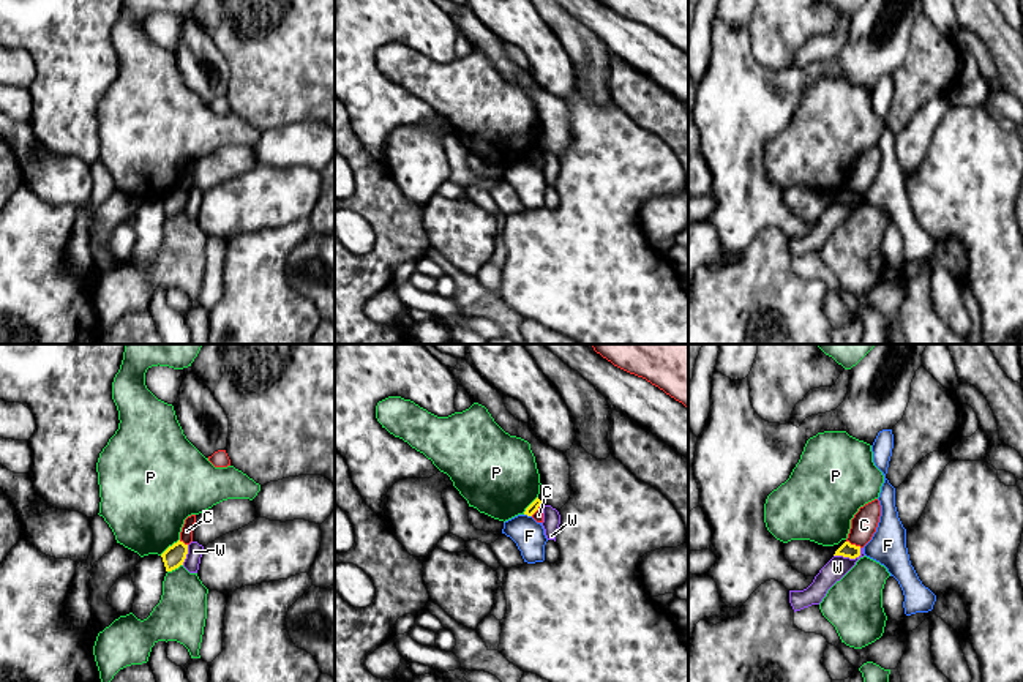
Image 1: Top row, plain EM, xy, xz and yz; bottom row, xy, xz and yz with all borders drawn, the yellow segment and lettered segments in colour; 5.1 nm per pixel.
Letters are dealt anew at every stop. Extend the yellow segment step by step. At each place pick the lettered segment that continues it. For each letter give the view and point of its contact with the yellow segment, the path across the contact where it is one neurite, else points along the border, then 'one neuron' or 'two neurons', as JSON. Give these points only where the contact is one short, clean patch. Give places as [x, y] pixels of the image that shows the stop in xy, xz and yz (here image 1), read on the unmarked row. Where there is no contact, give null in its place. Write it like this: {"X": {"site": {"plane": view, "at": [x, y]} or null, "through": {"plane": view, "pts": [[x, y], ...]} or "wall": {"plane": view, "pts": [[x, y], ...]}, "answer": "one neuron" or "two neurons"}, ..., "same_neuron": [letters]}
{"C": {"site": {"plane": "yz", "at": [854, 191]}, "wall": {"plane": "yz", "pts": [[846, 187], [861, 193]]}, "answer": "two neurons"}, "F": {"site": {"plane": "xz", "at": [528, 161]}, "wall": {"plane": "xz", "pts": [[524, 160], [531, 163]]}, "answer": "two neurons"}, "P": {"site": {"plane": "xy", "at": [169, 193]}, "answer": "two neurons"}, "W": {"site": {"plane": "yz", "at": [850, 204]}, "answer": "two neurons"}, "same_neuron": []}

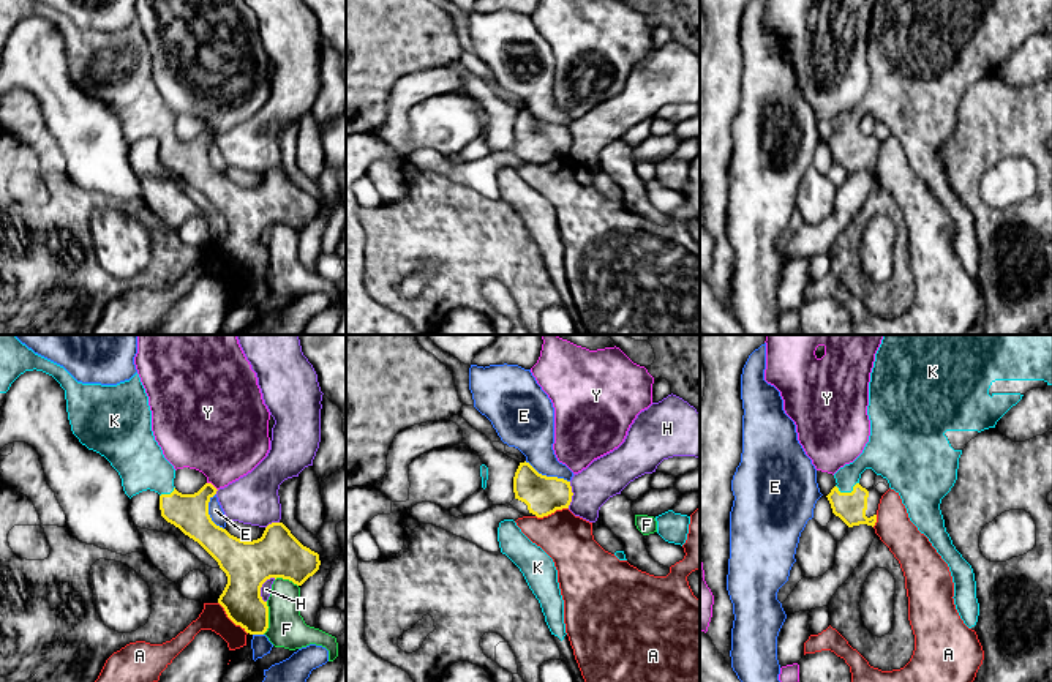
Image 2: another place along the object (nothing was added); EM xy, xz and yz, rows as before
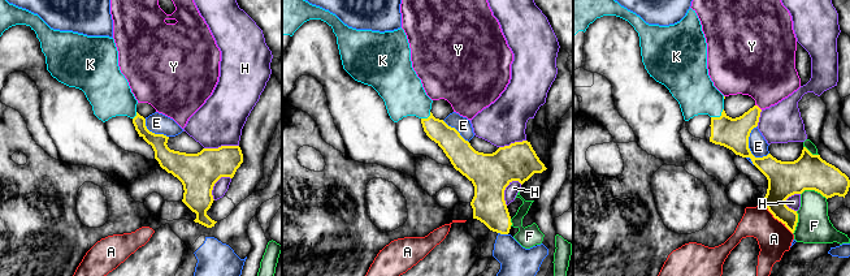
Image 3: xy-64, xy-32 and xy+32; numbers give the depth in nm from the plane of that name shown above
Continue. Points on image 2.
{"A": {"site": {"plane": "xy", "at": [231, 266]}, "answer": "two neurons"}, "E": {"site": {"plane": "xz", "at": [545, 122]}, "wall": {"plane": "xz", "pts": [[525, 108], [542, 120], [563, 123], [569, 128]]}, "answer": "two neurons"}, "F": {"site": {"plane": "xy", "at": [267, 264]}, "answer": "two neurons"}, "H": {"site": {"plane": "xy", "at": [261, 232]}, "answer": "two neurons"}, "K": {"site": {"plane": "yz", "at": [847, 139]}, "through": {"plane": "yz", "pts": [[850, 153], [847, 139], [847, 125], [879, 101]]}, "answer": "one neuron"}, "Y": {"site": {"plane": "xy", "at": [212, 131]}, "answer": "two neurons"}, "same_neuron": ["K"]}

